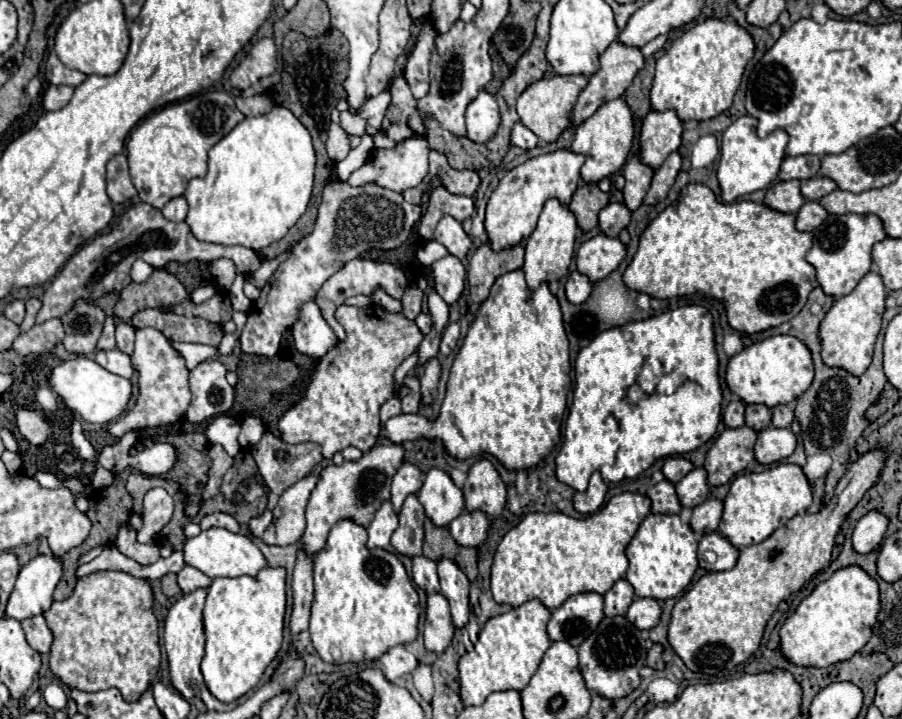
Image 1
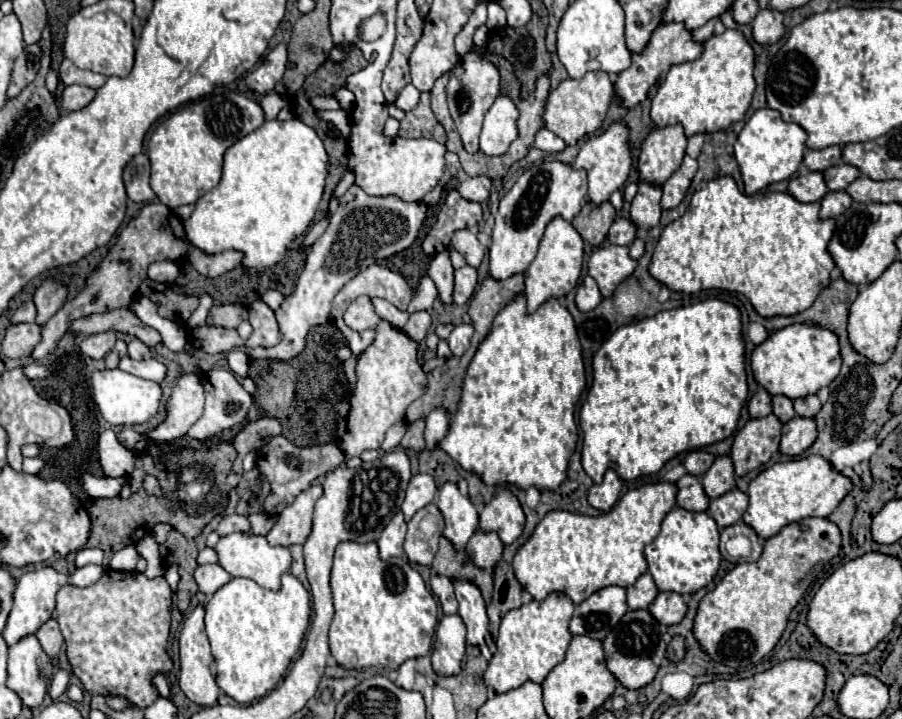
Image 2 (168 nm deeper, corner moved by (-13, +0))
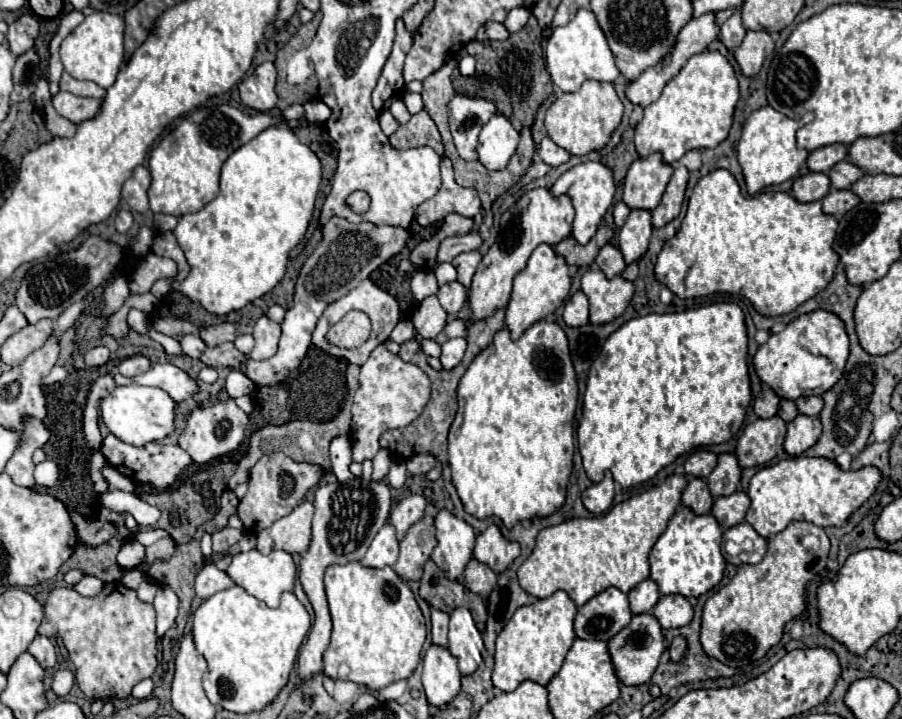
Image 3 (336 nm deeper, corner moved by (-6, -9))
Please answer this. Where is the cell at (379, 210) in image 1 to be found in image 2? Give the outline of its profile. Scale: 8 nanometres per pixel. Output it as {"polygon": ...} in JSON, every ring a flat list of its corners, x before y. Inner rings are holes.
{"polygon":[[347,190,325,234,313,244,307,262,303,266,303,272,299,274,295,292,285,298,279,310,275,310,283,334,281,344,273,348,253,348,251,358,263,358,263,360,295,358,305,348,305,338,309,330,329,320,333,296,367,266,409,248,417,238,425,212,427,206,423,202,405,204,395,196,375,198,375,196,367,196,363,190]]}

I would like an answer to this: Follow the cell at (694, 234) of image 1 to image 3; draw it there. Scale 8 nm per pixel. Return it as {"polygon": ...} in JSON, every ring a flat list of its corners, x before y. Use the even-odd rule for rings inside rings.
{"polygon":[[716,169,702,177,694,187,682,227,662,247,654,265,654,275,656,281,666,285,680,299,736,293,746,297,764,317,786,315,824,291,830,283,838,265,838,255,832,251,836,227,836,219,832,215,824,215,822,203,818,201,798,203,788,193,760,193,744,197,730,171]]}

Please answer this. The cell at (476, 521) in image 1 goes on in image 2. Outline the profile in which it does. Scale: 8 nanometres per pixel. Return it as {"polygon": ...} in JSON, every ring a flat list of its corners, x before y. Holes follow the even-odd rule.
{"polygon":[[477,530,473,534,473,538,469,540,465,552,469,554,469,558,473,560,473,564,477,568,493,570,497,566,497,562,501,560,503,544,501,544,501,540,499,540,499,536,495,532]]}

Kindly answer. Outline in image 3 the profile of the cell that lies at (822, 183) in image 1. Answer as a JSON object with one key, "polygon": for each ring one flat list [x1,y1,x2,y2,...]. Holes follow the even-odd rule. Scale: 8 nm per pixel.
{"polygon":[[840,161,838,165,834,165,834,167,828,171,832,189,850,189,850,185,856,183,862,175,864,175,862,169,858,169,856,165,852,165,852,163,848,163,848,161]]}

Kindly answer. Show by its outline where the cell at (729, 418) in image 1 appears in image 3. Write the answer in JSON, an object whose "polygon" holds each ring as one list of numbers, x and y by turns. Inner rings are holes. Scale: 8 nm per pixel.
{"polygon":[[762,387,762,391,756,395,756,399,754,399,754,405,752,405,752,409,754,409,754,413,758,415,758,417,762,417,762,419,766,419,766,417,774,417,776,415,776,411,778,411,778,397,776,397,776,393,772,391,772,389,768,389,768,387]]}

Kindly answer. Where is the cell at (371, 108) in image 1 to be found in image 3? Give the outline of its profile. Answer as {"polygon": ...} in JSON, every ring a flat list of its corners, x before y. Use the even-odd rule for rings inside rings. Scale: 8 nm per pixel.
{"polygon":[[404,93,404,105,406,105,406,109,408,109,408,113,410,115,414,115,414,113,418,113,424,105,422,105,422,97,420,97,420,93]]}

